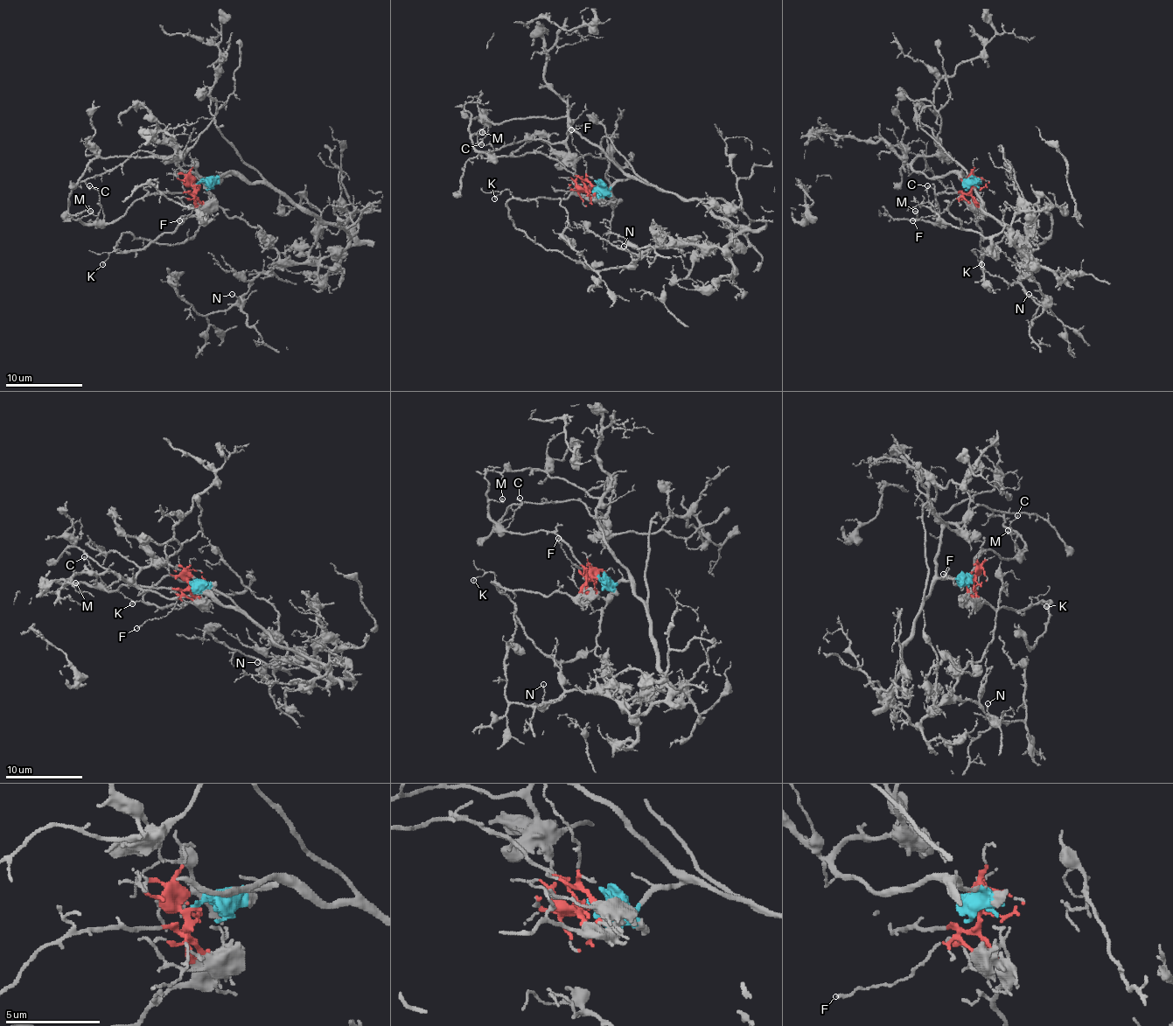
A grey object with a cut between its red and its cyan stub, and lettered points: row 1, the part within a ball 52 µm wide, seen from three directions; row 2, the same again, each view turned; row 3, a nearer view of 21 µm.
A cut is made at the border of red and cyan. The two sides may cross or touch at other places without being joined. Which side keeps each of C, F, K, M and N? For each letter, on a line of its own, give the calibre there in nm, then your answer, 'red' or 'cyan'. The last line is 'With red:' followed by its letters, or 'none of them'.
C: 140 nm | red
F: 150 nm | red
K: 130 nm | red
M: 200 nm | red
N: 110 nm | cyan
With red: C, F, K, M

